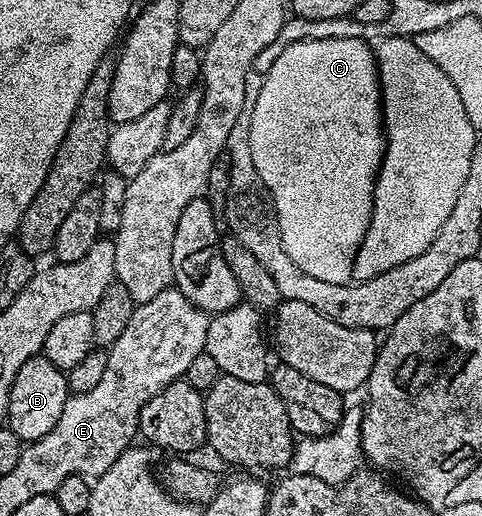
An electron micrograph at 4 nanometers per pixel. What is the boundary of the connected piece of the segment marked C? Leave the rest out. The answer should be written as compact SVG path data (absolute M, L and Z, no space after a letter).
M358 37L346 39L314 39L313 41L299 41L288 45L274 59L268 73L263 74L258 99L250 107L250 155L254 155L254 167L258 175L262 175L262 183L272 196L272 206L276 208L276 218L280 228L282 247L286 247L286 255L306 275L314 275L314 279L322 279L322 283L338 283L346 285L352 281L352 268L356 252L360 249L362 239L370 227L372 218L372 192L376 186L376 176L384 158L384 115L382 112L382 98L380 95L380 72L376 70L376 54L373 46L367 40Z

